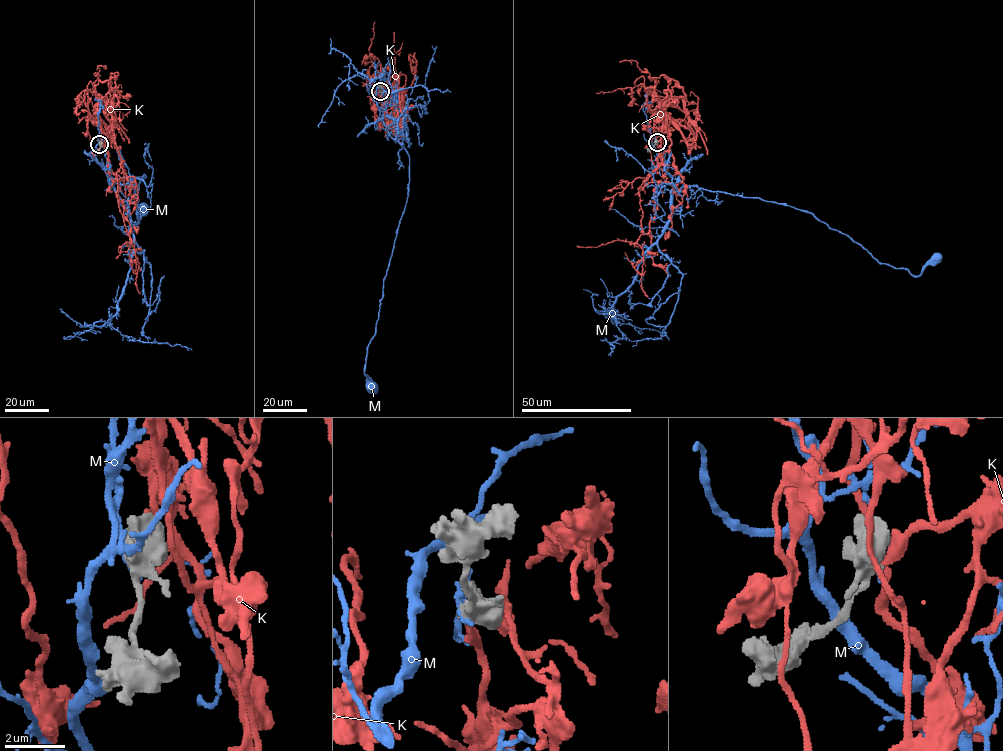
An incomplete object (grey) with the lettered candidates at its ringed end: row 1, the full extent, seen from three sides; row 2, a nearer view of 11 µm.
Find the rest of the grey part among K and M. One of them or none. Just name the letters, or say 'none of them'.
K

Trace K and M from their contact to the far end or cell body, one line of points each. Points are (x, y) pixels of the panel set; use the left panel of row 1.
K: (100, 144), (102, 140), (110, 168), (120, 177), (117, 198), (131, 230), (134, 272), (120, 246)
M: (99, 144), (98, 139), (96, 161), (114, 179), (146, 176), (139, 184), (139, 222), (134, 230), (141, 209)

